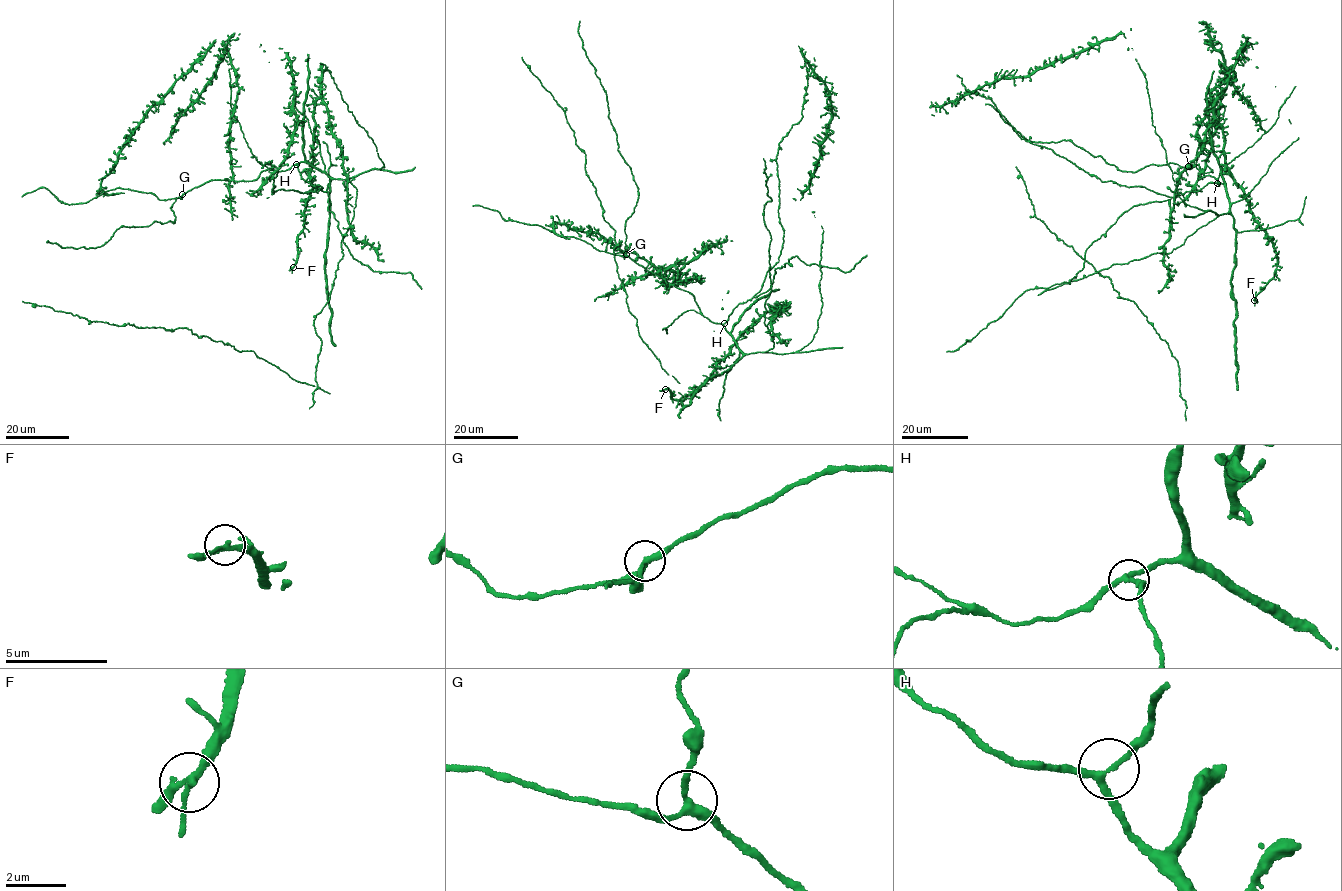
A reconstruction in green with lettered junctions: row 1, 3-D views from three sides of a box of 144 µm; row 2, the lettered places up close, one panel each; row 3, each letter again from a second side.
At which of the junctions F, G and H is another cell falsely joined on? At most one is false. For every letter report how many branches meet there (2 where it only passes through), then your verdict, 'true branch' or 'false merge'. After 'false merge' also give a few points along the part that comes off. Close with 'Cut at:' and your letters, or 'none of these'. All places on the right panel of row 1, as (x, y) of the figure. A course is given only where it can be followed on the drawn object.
F: 3 branches meet; true branch
G: 3 branches meet; true branch
H: 3 branches meet; true branch
Cut at: none of these

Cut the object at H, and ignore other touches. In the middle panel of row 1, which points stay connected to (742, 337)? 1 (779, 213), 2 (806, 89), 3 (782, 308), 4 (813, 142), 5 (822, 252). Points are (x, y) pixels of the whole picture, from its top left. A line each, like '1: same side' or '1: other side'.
1: other side
2: other side
3: same side
4: same side
5: same side

